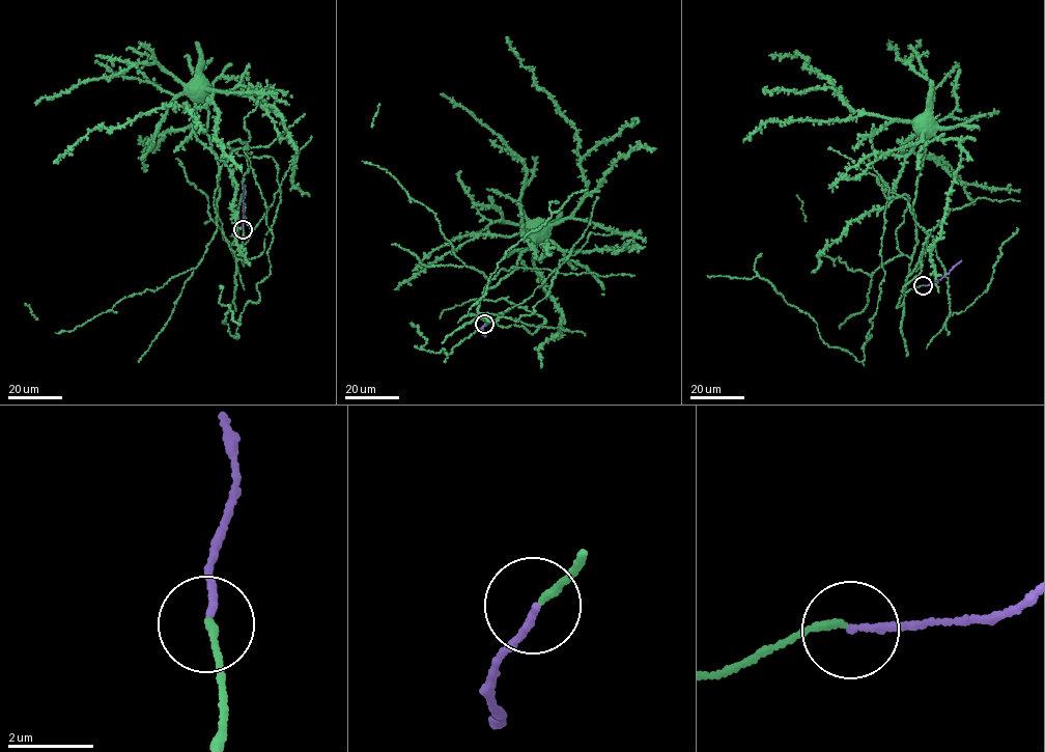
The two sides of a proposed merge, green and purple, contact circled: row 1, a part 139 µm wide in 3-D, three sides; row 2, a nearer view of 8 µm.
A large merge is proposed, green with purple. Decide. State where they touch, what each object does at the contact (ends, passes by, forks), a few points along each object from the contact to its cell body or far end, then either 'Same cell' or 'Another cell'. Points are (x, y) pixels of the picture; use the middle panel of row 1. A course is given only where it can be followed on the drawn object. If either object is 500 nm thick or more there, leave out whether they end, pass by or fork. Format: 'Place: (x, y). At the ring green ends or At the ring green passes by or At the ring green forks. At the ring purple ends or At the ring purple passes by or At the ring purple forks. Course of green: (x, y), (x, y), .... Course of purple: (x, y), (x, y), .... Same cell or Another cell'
Place: (484, 324). At the ring green ends. At the ring purple ends. Course of green: (485, 324), (488, 313), (478, 312), (479, 299), (515, 269), (520, 252), (534, 245), (538, 234). Course of purple: (484, 324), (481, 331), (485, 336). Same cell

